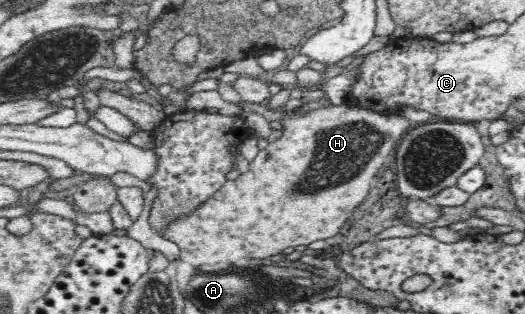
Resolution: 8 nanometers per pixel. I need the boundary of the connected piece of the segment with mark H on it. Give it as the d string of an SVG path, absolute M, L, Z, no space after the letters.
M239 101L244 113L257 112L270 123L279 123L282 130L280 138L258 151L249 161L248 171L233 181L228 179L214 191L204 203L200 203L190 213L176 215L166 223L164 229L156 233L169 239L180 248L179 259L198 269L212 269L218 266L234 265L239 259L263 259L277 256L289 247L308 246L318 239L328 239L340 233L340 227L354 213L354 209L367 198L371 183L378 169L390 161L404 133L413 127L412 121L390 113L372 112L356 106L353 102L340 105L320 105L308 112L284 110L269 111L260 102Z

